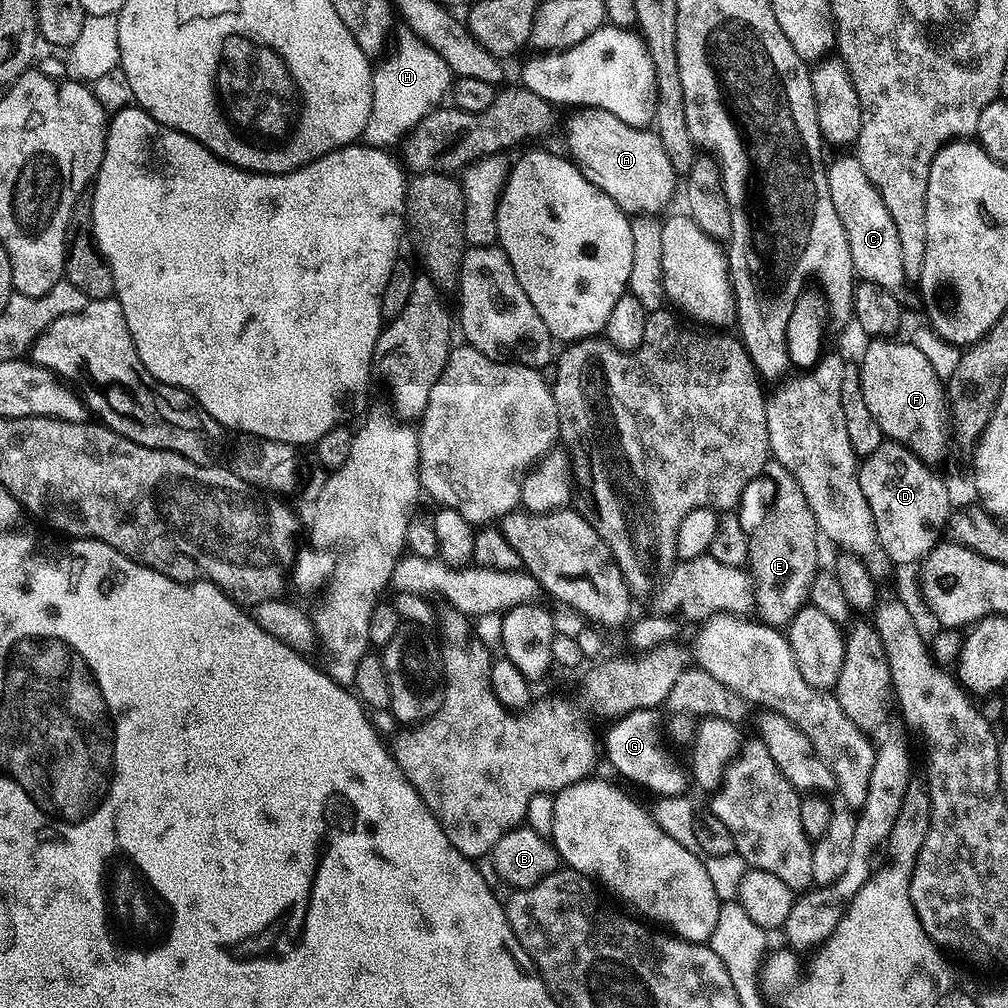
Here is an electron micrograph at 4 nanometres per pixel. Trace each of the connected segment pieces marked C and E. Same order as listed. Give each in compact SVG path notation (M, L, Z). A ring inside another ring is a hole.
M854 154L840 156L827 165L830 198L834 198L834 210L842 221L842 230L846 230L846 242L850 242L850 258L853 273L860 280L878 282L878 286L900 290L906 284L902 270L902 246L898 246L898 230L882 202L882 194L866 178L862 162Z
M769 459L764 467L763 475L768 476L772 483L772 505L768 508L768 513L760 520L760 525L751 529L748 538L748 562L747 571L750 573L752 582L756 586L756 607L755 613L760 614L759 619L772 628L783 629L792 619L794 614L798 614L800 608L808 604L810 586L816 573L818 565L816 559L820 552L816 549L816 538L818 539L817 526L814 520L814 513L806 502L806 495L802 494L802 486L798 484L798 479L786 467L779 464L776 459Z

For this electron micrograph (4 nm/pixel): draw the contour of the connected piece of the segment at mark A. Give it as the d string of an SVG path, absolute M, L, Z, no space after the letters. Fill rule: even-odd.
M580 108L573 112L576 113L573 114L568 124L566 139L572 151L571 159L580 169L580 173L590 182L594 182L594 186L598 186L598 190L602 190L610 198L614 198L614 202L623 212L636 218L652 218L660 214L656 212L662 211L671 202L675 192L677 195L678 173L655 131L630 126L626 122L622 122L622 118L601 108Z

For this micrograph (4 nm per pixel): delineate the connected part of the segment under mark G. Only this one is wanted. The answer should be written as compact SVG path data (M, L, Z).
M644 708L641 712L630 712L627 716L619 717L616 724L608 732L602 748L608 751L608 760L616 772L621 772L628 780L641 784L644 788L656 792L657 797L679 796L690 784L689 777L680 769L680 764L668 753L664 745L664 736L660 733L659 711Z

